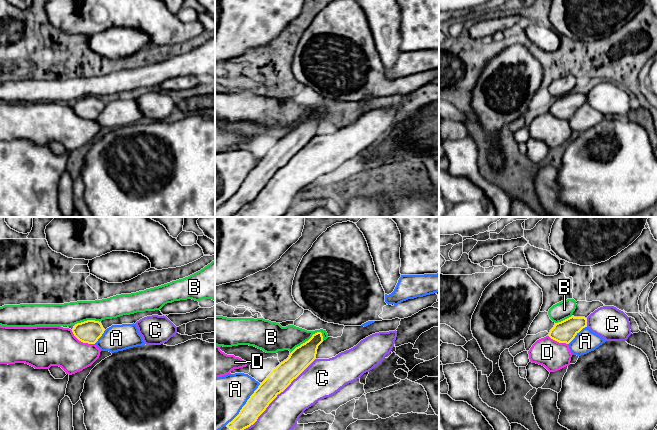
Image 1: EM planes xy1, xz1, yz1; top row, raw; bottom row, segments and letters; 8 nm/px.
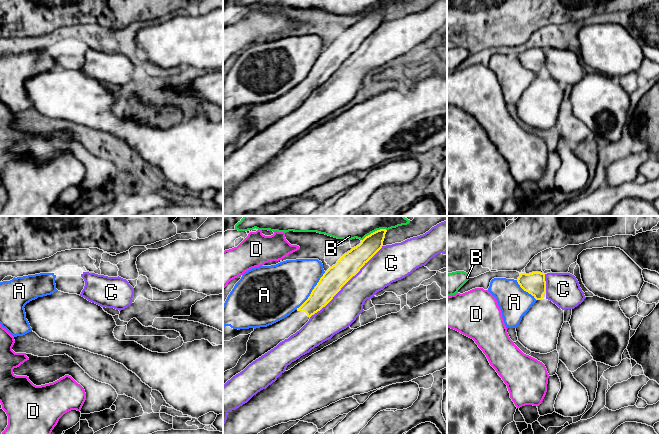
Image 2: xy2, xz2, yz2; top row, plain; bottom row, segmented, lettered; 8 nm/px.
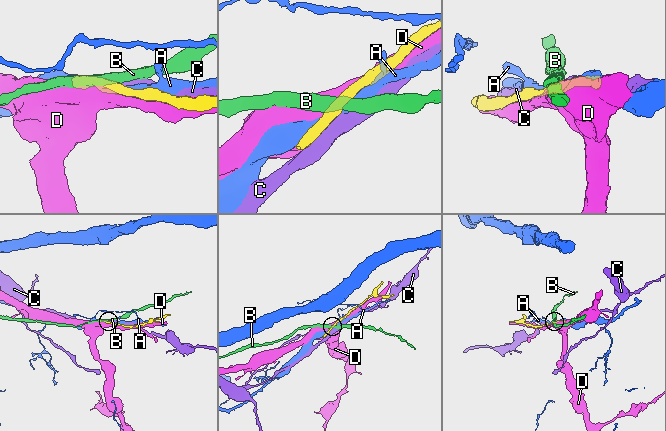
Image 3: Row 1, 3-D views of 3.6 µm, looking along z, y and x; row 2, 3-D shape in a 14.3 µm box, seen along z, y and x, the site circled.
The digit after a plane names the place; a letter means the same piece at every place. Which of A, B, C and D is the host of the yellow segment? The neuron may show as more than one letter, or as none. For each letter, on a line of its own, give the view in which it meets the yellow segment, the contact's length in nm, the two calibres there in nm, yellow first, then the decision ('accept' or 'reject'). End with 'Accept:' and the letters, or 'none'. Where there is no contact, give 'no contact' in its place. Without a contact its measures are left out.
A: contact in xz1; length 460 nm; calibres 170 and 400 nm; reject
B: contact in xz1; length 300 nm; calibres 180 and 220 nm; reject
C: contact in xz1; length 850 nm; calibres 180 and 280 nm; reject
D: contact in xy1; length 220 nm; calibres 180 and 320 nm; reject
Accept: none

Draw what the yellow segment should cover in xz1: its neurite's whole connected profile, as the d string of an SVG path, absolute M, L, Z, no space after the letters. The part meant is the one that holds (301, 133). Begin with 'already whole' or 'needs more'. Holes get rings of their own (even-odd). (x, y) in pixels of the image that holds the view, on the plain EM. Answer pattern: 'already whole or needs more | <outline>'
needs more | M317 108L308 117L296 123L289 133L260 159L239 190L215 209L215 217L232 217L241 207L253 201L277 171L316 135L318 122L322 118L322 109Z

